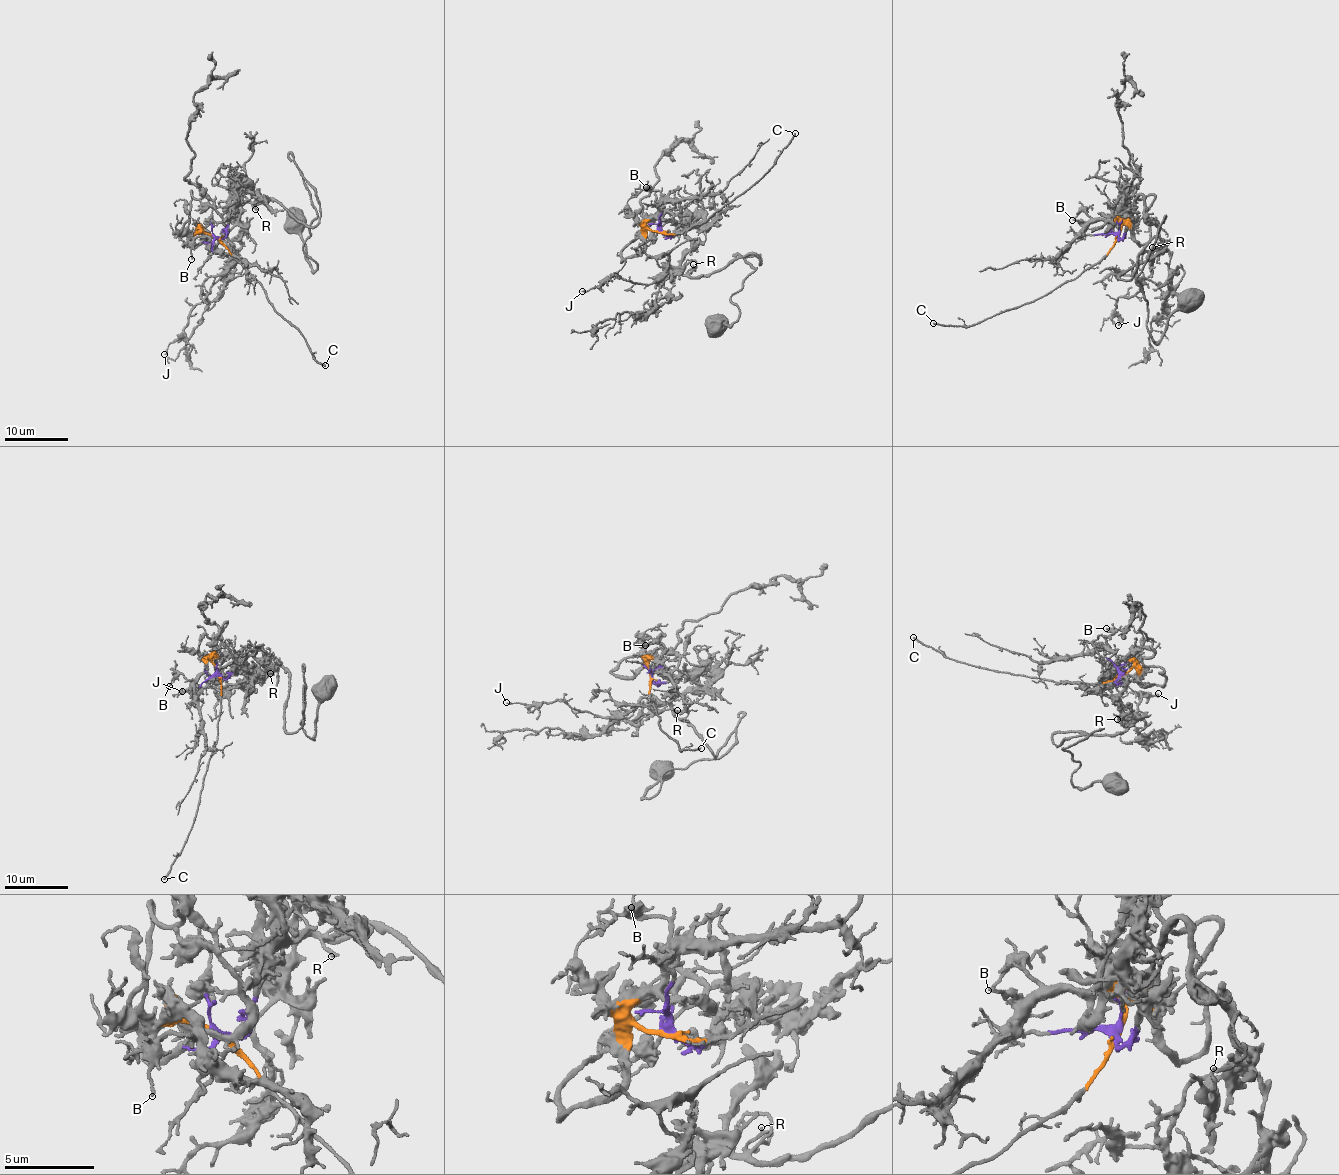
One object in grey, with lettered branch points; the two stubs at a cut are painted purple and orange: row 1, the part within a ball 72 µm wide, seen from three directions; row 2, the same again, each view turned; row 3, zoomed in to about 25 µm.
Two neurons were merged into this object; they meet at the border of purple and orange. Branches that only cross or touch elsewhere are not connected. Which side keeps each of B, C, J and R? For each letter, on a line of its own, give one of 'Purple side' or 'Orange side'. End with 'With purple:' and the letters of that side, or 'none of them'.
B: Orange side
C: Orange side
J: Purple side
R: Purple side
With purple: J, R

